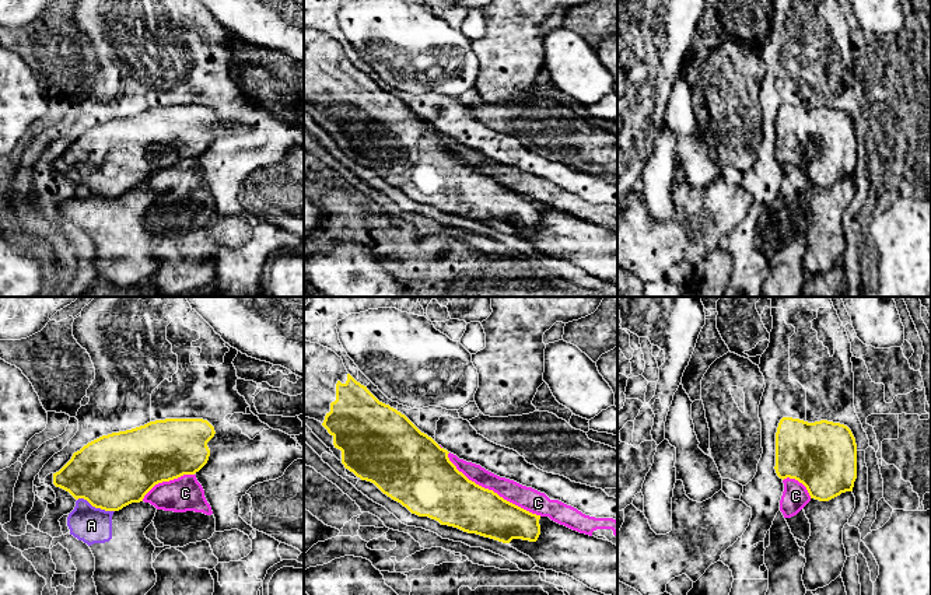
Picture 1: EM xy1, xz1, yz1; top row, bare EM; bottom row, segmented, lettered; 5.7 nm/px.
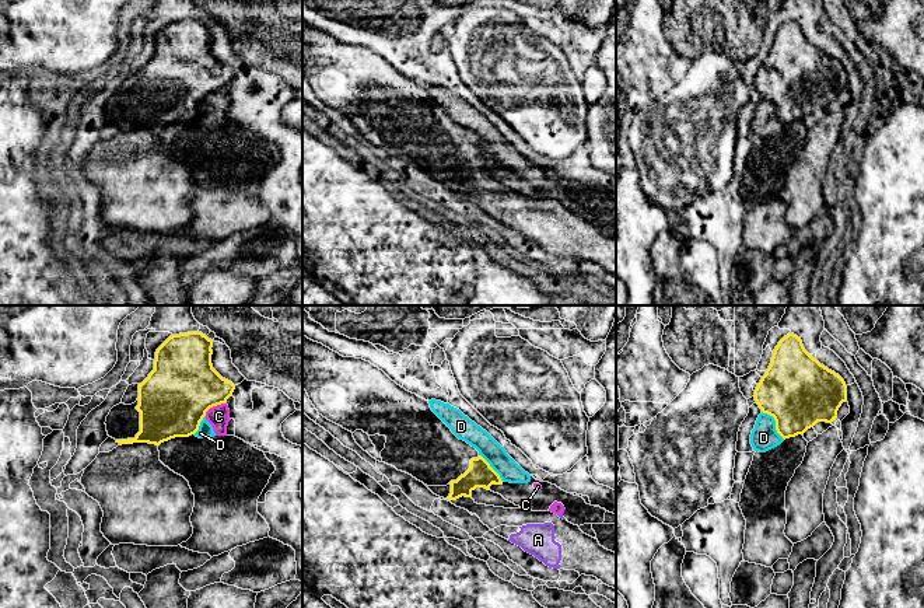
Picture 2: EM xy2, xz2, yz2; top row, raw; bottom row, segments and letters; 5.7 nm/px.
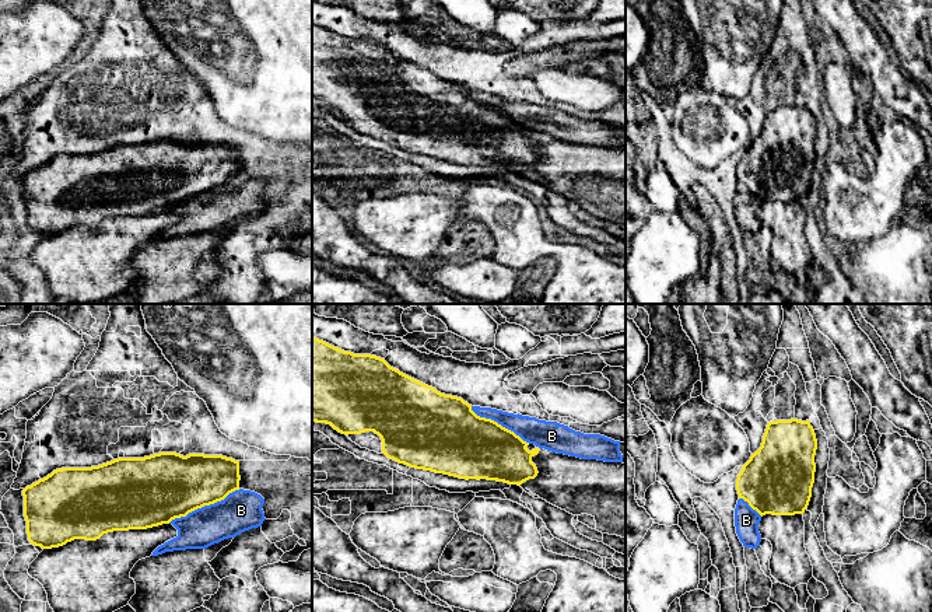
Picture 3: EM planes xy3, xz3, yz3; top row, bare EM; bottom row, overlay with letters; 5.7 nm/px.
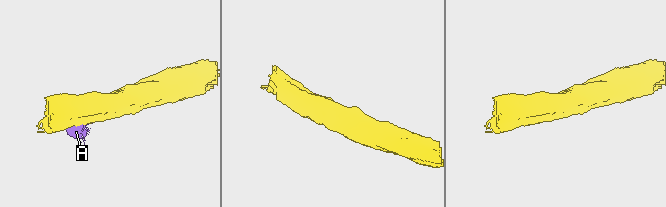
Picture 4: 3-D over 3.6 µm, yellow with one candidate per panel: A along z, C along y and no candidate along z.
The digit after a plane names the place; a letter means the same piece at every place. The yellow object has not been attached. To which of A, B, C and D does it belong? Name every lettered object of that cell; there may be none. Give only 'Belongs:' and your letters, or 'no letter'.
Belongs: no letter

